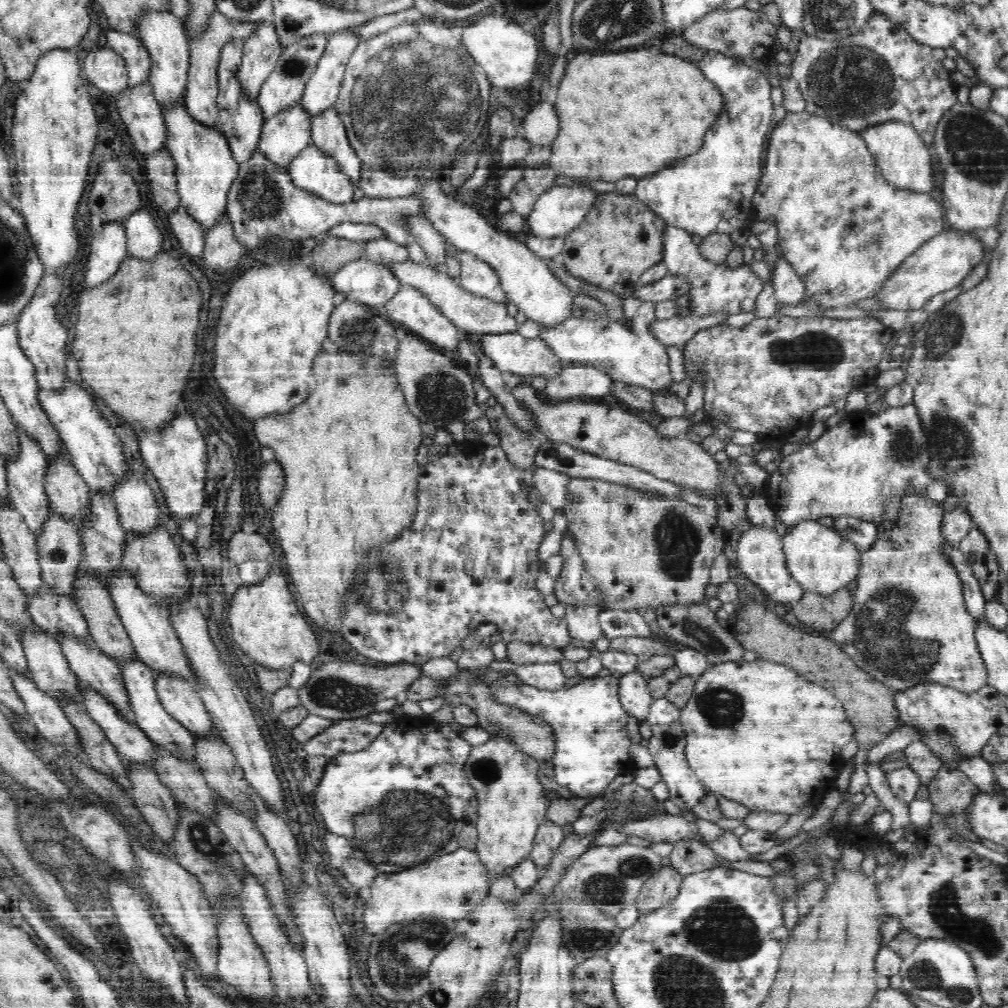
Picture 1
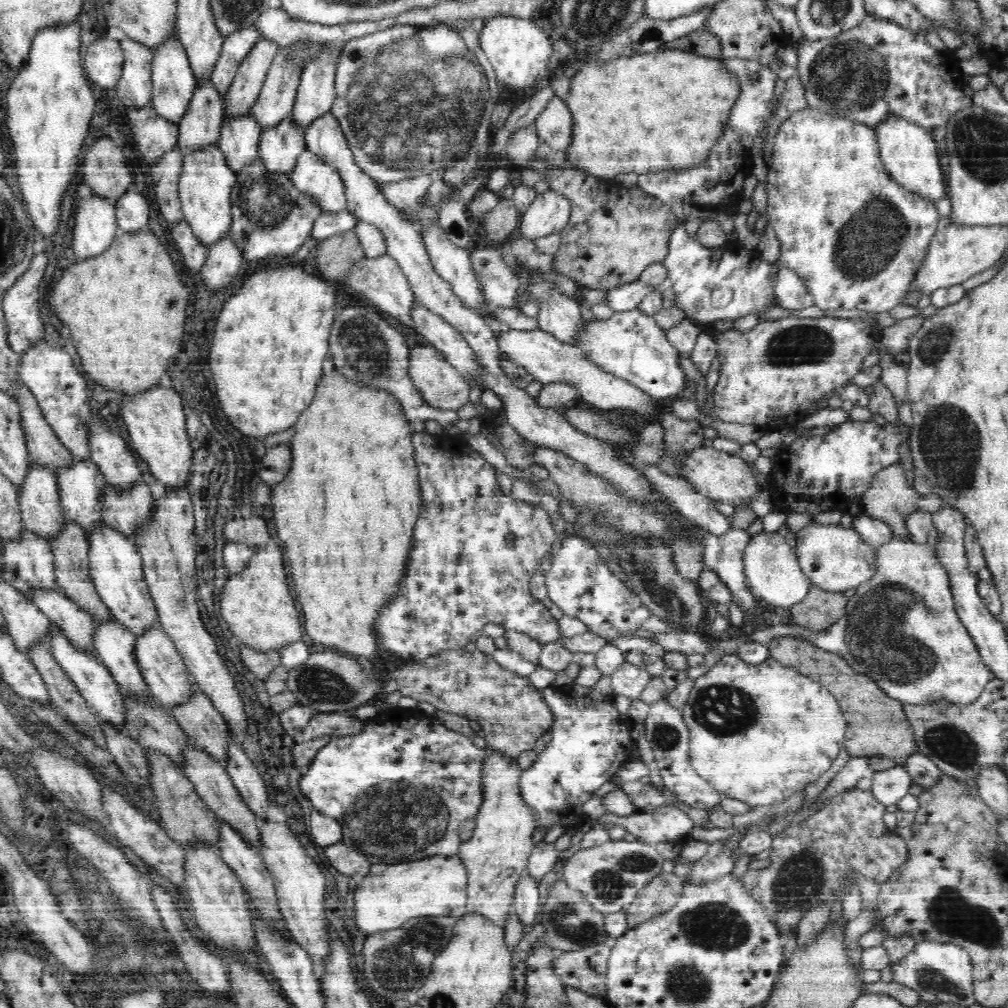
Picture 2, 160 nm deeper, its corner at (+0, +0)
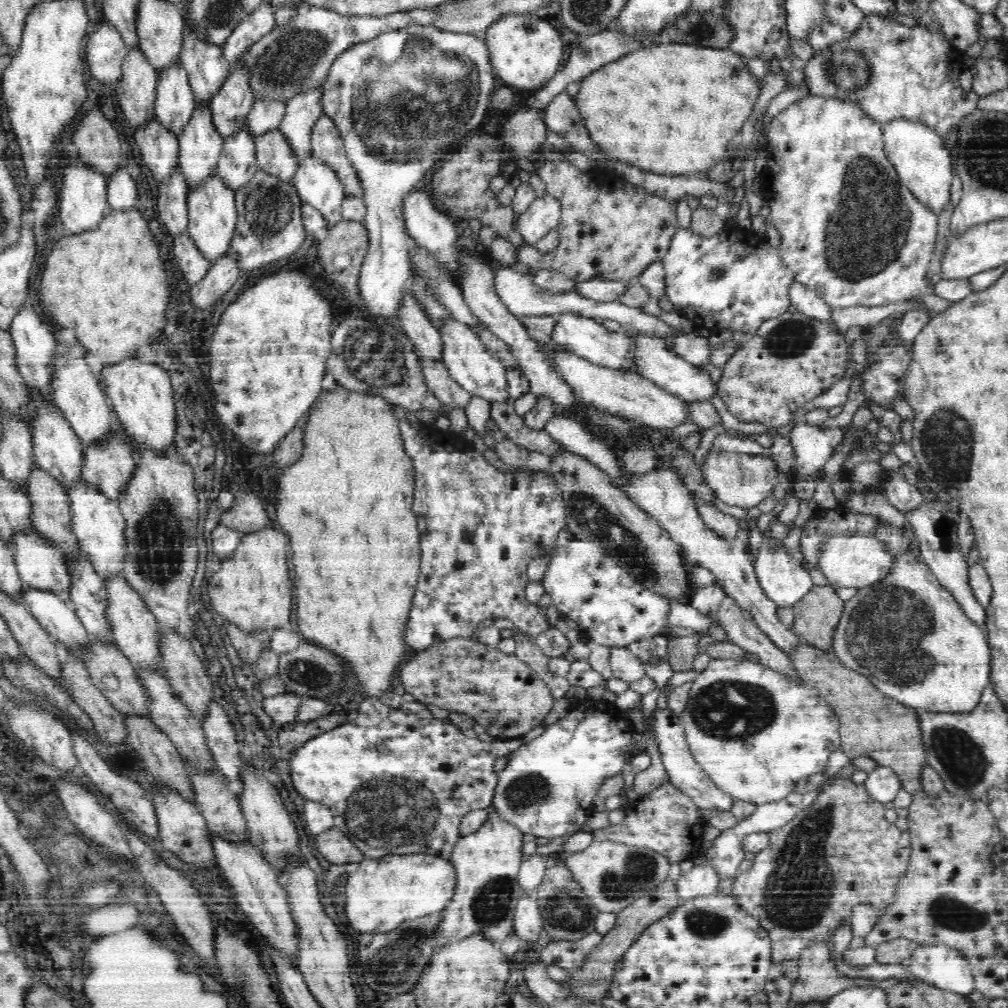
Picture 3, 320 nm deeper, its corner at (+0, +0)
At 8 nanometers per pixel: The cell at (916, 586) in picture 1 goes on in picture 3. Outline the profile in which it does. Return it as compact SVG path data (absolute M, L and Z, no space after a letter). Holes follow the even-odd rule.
M910 551L893 555L893 566L882 580L876 584L868 585L857 589L857 593L845 602L845 607L836 628L831 637L832 653L852 671L859 672L864 676L879 692L882 692L890 699L896 700L906 706L912 707L917 711L924 712L952 712L966 713L980 703L982 692L987 688L991 681L991 649L987 641L987 636L976 623L966 617L956 599L940 584L940 581L932 574L929 566L923 561L922 557L914 557Z

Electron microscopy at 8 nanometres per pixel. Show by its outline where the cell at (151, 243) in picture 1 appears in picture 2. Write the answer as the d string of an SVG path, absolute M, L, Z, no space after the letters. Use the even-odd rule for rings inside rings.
M136 188L124 192L114 206L116 206L117 226L120 232L148 231L148 202Z

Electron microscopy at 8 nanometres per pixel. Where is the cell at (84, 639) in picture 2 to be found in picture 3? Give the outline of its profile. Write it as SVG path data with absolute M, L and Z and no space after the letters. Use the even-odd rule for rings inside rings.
M30 529L25 533L16 533L11 540L10 547L13 550L17 571L22 579L24 588L36 587L52 591L56 595L60 595L60 599L70 601L67 598L70 586L70 575L67 573L67 564L64 555L60 553L60 549L52 541L40 537L36 529Z

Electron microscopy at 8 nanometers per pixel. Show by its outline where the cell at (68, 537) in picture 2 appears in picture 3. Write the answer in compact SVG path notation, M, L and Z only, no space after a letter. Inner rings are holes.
M38 465L30 471L28 480L25 482L25 488L27 488L27 495L31 504L31 526L36 529L40 537L52 541L60 549L60 553L64 555L67 564L69 554L77 553L77 550L80 549L79 541L71 525L69 496L64 492L64 487L60 485L60 482Z

